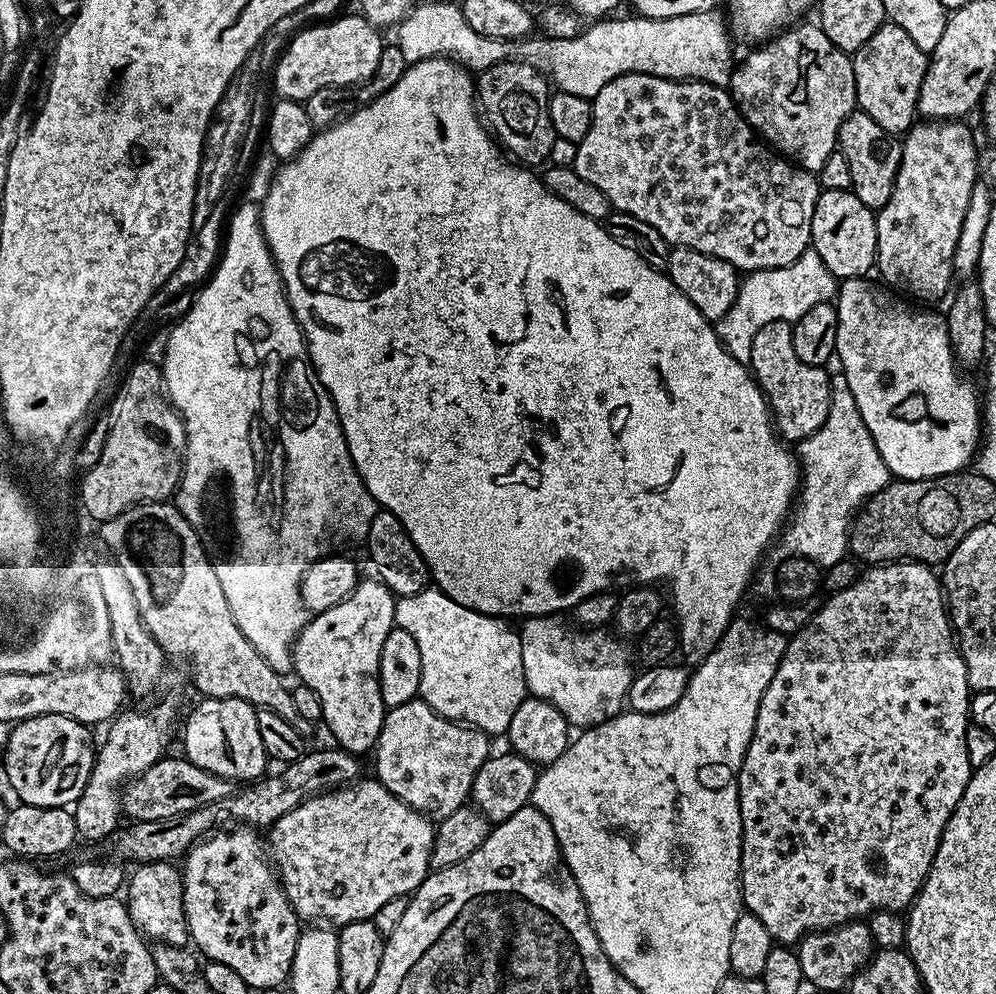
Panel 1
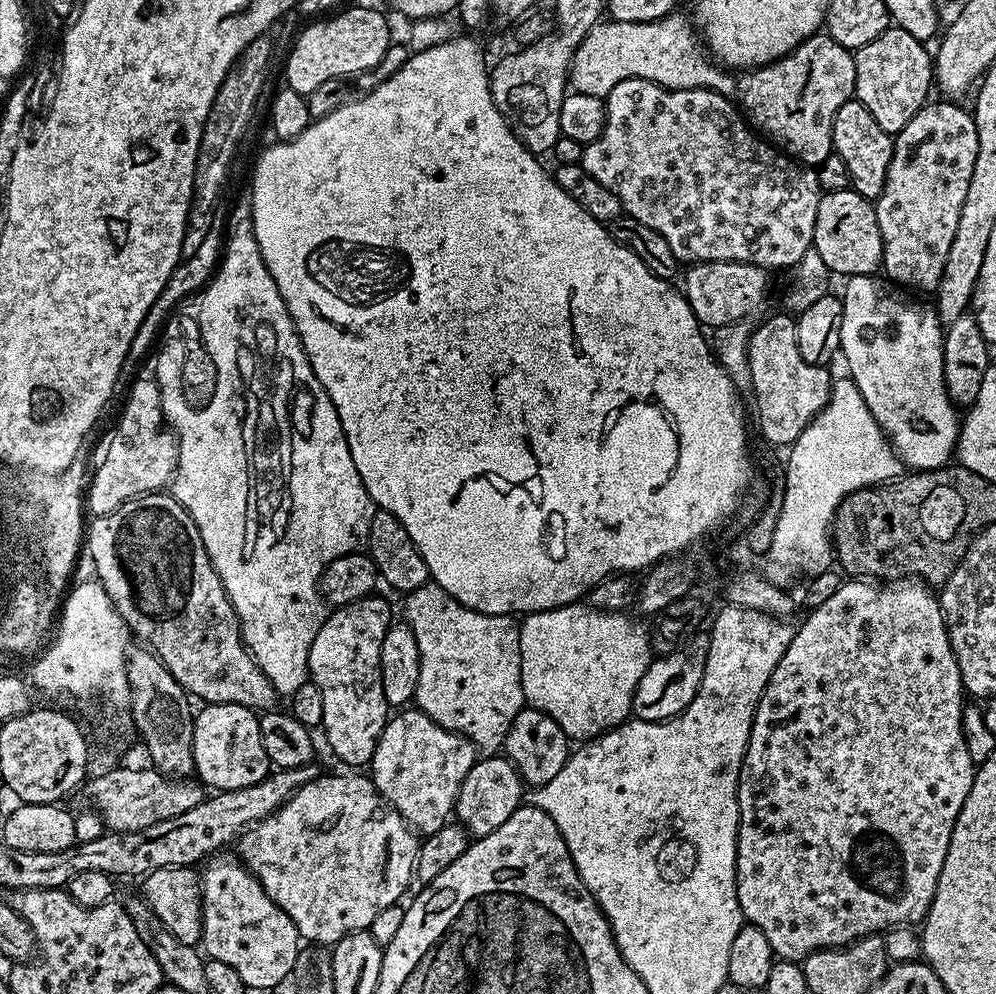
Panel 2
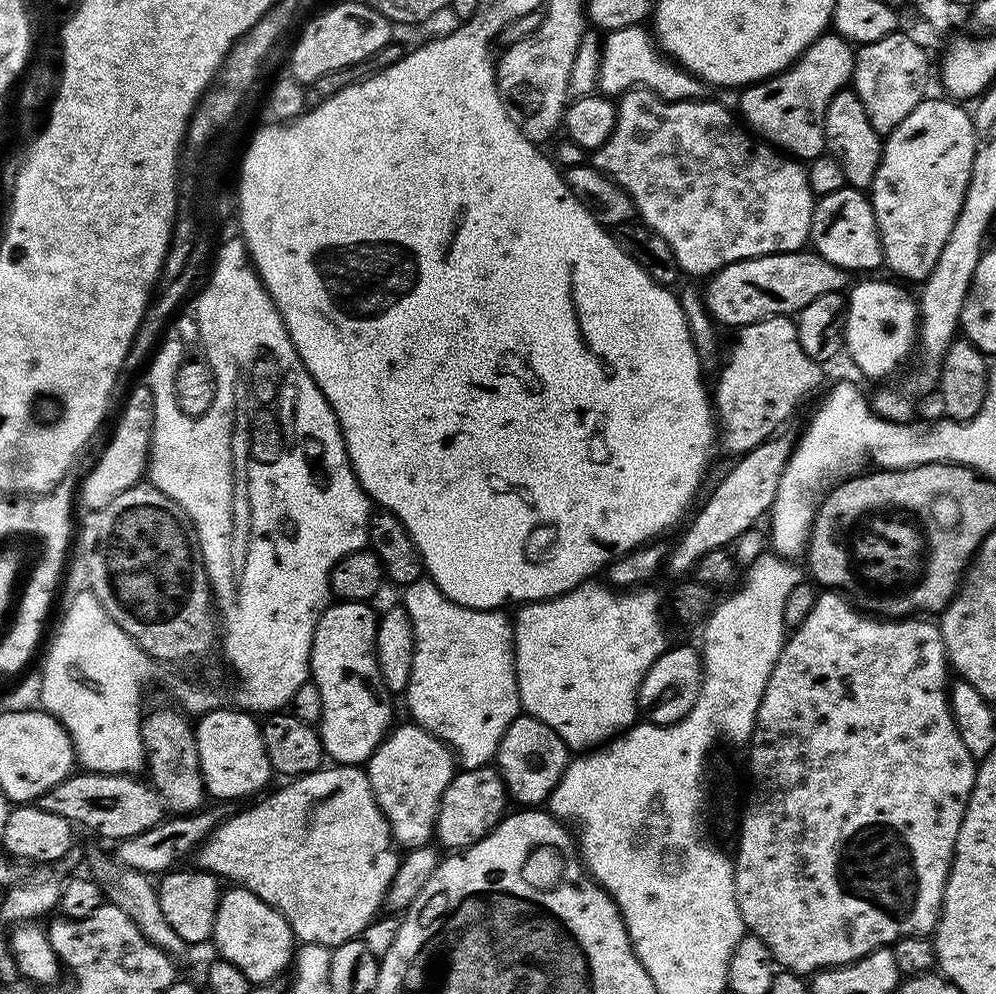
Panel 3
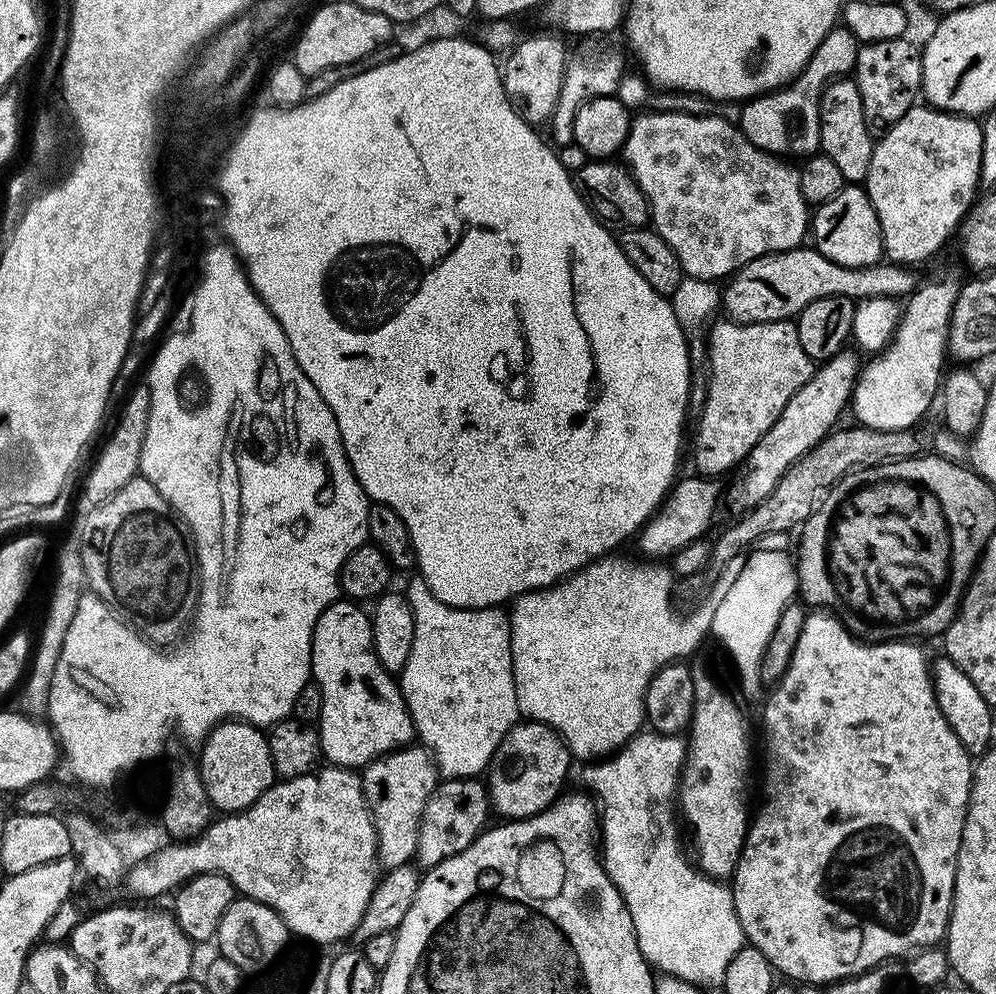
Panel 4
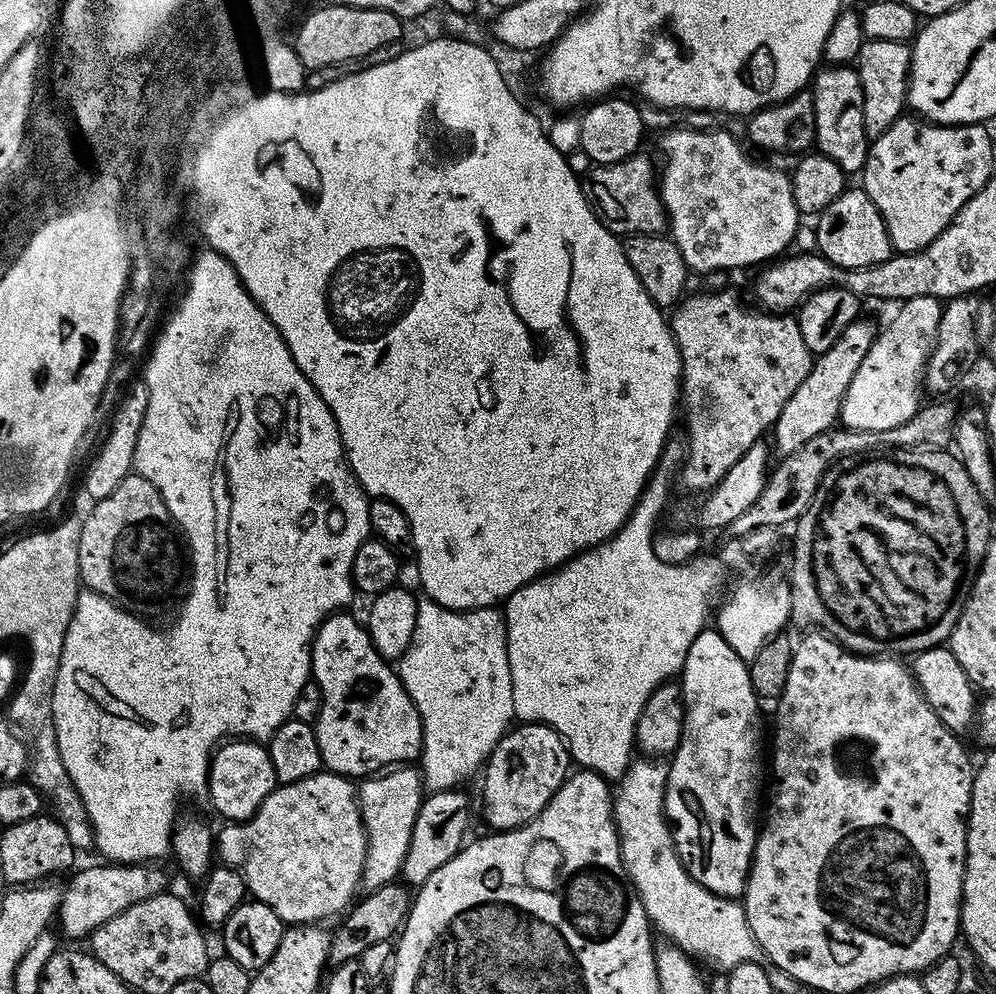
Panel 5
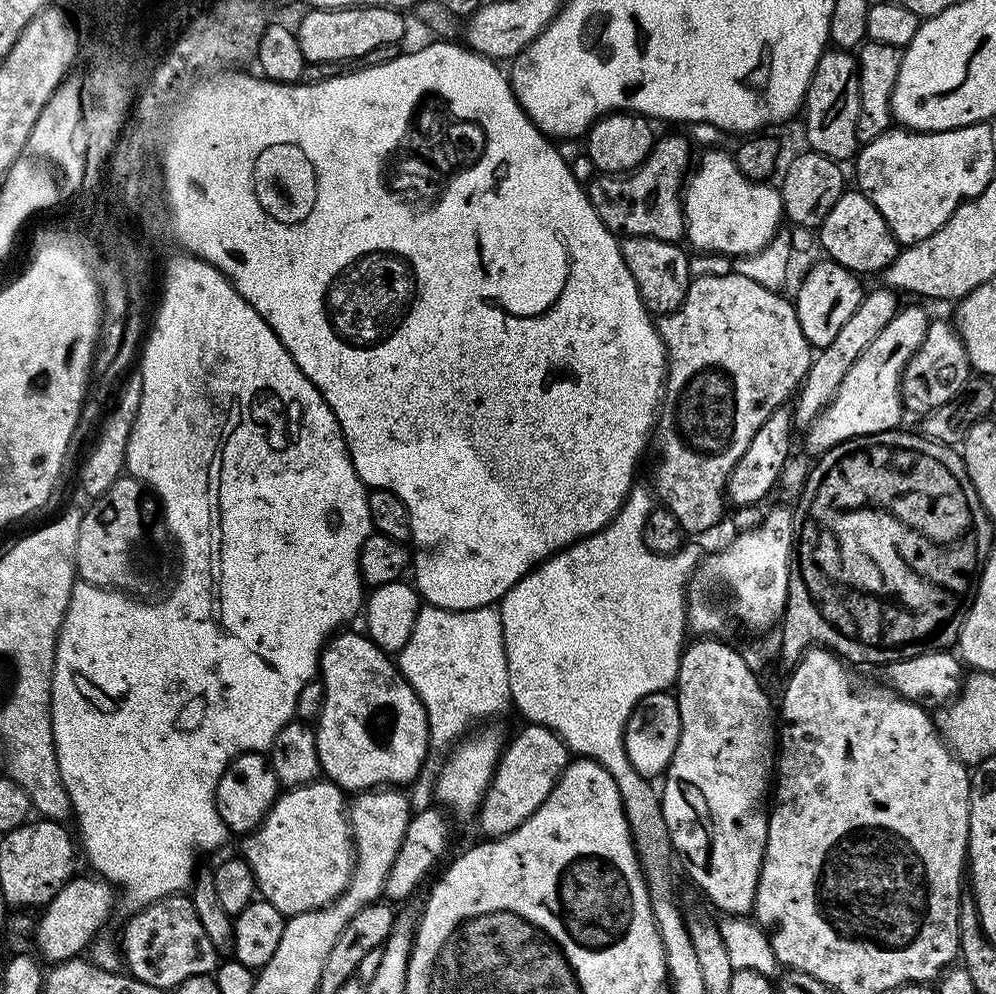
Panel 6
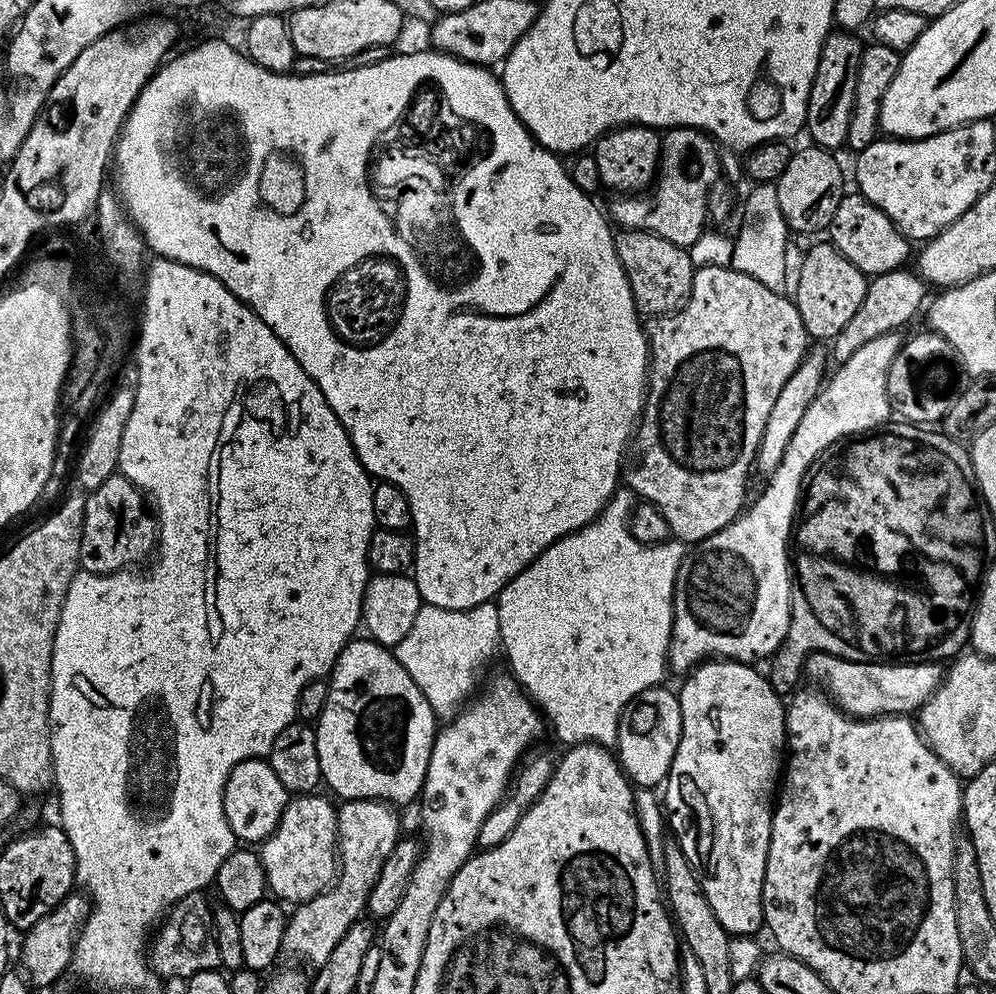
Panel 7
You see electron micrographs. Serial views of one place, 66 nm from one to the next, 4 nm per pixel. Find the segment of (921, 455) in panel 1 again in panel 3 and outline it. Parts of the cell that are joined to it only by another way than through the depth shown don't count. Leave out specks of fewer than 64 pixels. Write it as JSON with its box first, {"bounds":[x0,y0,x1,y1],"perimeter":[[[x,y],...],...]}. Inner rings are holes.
{"bounds":[844,278,918,380],"perimeter":[[[864,278],[861,280],[864,280],[861,282],[861,284],[853,283],[851,285],[850,291],[847,293],[846,299],[848,302],[848,316],[844,320],[844,343],[846,345],[846,352],[849,352],[850,355],[852,355],[852,360],[854,363],[856,363],[856,368],[858,371],[861,372],[864,376],[869,376],[872,380],[884,380],[887,378],[888,375],[891,374],[891,372],[896,372],[899,370],[900,367],[903,366],[904,363],[908,360],[908,355],[913,355],[914,349],[917,347],[918,344],[918,300],[915,295],[912,296],[910,293],[907,292],[904,287],[901,286],[899,283],[893,282],[891,279],[888,280],[868,280],[872,278]]]}

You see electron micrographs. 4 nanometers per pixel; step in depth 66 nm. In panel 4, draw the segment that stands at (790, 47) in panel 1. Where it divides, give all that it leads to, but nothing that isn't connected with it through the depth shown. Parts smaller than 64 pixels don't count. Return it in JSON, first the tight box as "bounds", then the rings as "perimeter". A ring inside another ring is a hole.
{"bounds":[738,26,860,158],"perimeter":[[[837,26],[828,31],[826,38],[822,38],[818,50],[814,50],[810,62],[806,62],[804,69],[789,84],[777,88],[775,92],[768,92],[764,96],[755,96],[753,100],[747,101],[741,107],[744,109],[740,112],[738,126],[744,131],[744,137],[750,142],[754,142],[754,146],[772,153],[773,156],[807,158],[813,155],[820,147],[820,103],[824,89],[833,80],[847,77],[855,69],[860,46],[860,41],[854,38],[854,34],[848,28]]]}

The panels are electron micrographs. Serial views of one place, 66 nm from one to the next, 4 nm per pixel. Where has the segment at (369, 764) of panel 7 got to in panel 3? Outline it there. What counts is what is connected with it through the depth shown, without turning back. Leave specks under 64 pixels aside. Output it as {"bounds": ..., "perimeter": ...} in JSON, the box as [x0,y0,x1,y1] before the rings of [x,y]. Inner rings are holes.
{"bounds":[310,602,393,766],"perimeter":[[[368,602],[333,603],[321,614],[312,643],[310,678],[322,690],[320,742],[327,759],[340,766],[367,762],[393,723],[390,693],[380,677],[380,664],[376,660],[378,612],[372,606]]]}

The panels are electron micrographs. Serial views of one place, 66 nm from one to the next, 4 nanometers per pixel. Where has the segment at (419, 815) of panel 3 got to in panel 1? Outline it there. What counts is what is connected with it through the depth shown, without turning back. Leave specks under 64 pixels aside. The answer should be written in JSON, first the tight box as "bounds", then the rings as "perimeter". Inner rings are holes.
{"bounds":[374,698,490,822],"perimeter":[[[417,698],[410,702],[402,702],[402,706],[394,706],[384,713],[382,730],[378,734],[374,749],[374,757],[376,756],[374,776],[382,786],[386,786],[386,790],[390,790],[390,794],[406,802],[406,806],[422,813],[433,822],[439,822],[450,818],[454,810],[469,803],[474,774],[490,755],[488,744],[490,737],[487,734],[478,732],[471,726],[442,718],[425,700]]]}

